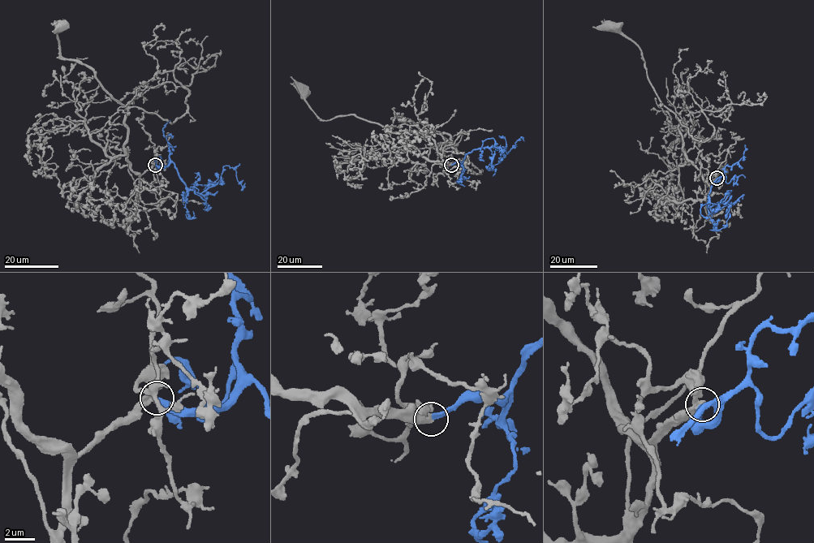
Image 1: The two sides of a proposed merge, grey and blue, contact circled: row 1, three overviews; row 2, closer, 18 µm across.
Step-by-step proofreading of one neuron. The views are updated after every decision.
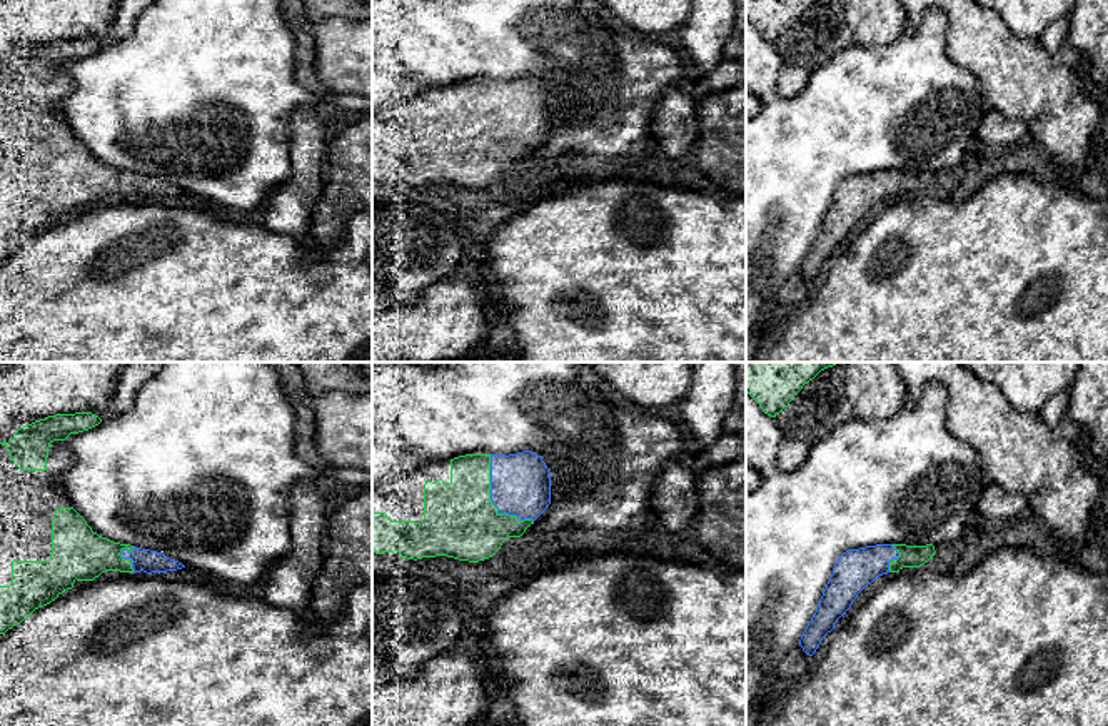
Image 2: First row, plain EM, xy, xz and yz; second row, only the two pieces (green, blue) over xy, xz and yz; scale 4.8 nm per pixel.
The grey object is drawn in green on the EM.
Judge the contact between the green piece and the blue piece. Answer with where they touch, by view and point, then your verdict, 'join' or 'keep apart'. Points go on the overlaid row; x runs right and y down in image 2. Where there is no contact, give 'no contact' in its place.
contact xz (491, 501); join

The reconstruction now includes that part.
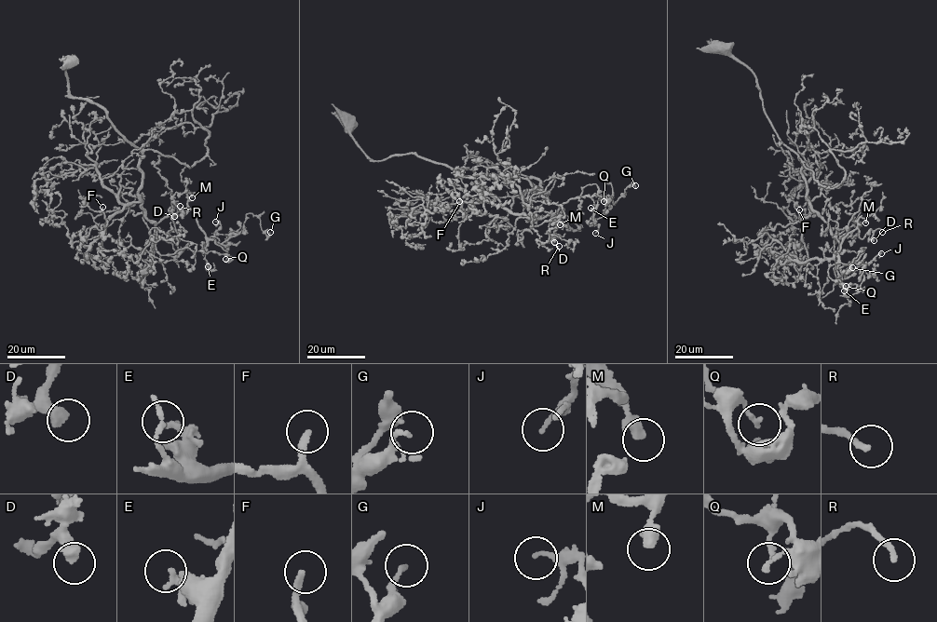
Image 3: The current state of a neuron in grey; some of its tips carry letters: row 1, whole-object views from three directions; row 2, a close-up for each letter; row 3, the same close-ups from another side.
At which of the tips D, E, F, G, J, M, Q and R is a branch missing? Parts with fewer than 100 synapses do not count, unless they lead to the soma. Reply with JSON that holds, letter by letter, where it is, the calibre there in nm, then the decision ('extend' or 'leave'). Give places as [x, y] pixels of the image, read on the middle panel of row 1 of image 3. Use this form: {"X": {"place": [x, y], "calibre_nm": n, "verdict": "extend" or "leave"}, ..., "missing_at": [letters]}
{"D": {"place": [554, 242], "calibre_nm": 460, "verdict": "leave"}, "E": {"place": [590, 208], "calibre_nm": 240, "verdict": "leave"}, "F": {"place": [459, 201], "calibre_nm": 240, "verdict": "extend"}, "G": {"place": [635, 185], "calibre_nm": 160, "verdict": "leave"}, "J": {"place": [595, 233], "calibre_nm": 140, "verdict": "leave"}, "M": {"place": [560, 224], "calibre_nm": 400, "verdict": "leave"}, "Q": {"place": [604, 201], "calibre_nm": 150, "verdict": "leave"}, "R": {"place": [559, 246], "calibre_nm": 190, "verdict": "leave"}, "missing_at": ["F"]}

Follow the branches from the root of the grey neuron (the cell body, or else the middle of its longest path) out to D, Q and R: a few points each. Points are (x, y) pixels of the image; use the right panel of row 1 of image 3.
D: (720, 47), (753, 74), (767, 117), (801, 161), (809, 207), (837, 239), (857, 228), (874, 240)
Q: (720, 47), (753, 74), (767, 117), (801, 161), (809, 207), (837, 239), (850, 234), (828, 270), (846, 286)
R: (720, 47), (753, 74), (767, 117), (801, 161), (808, 206), (835, 236), (882, 232)

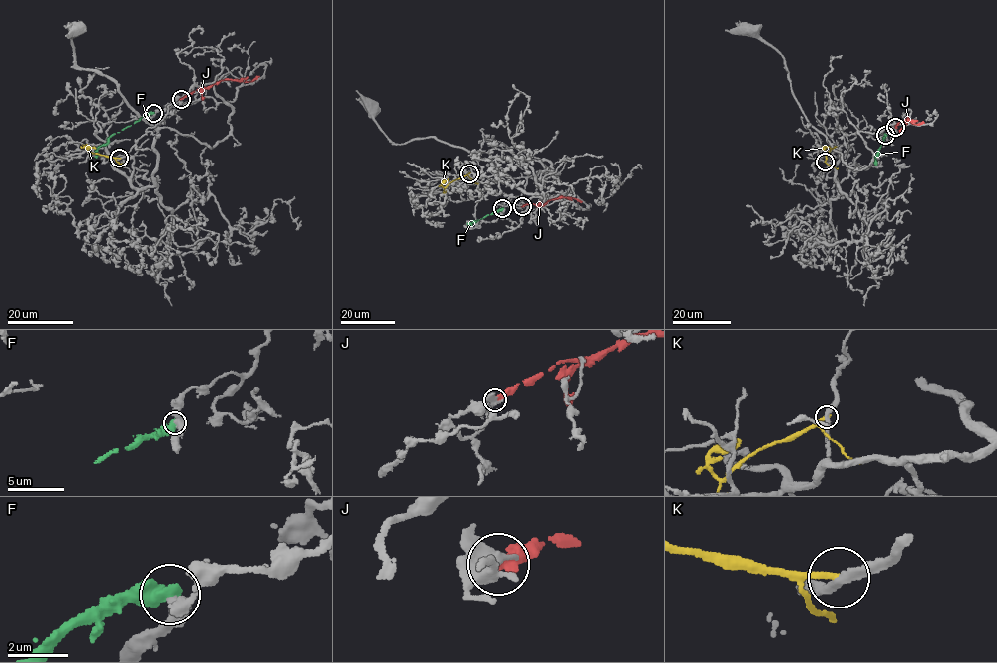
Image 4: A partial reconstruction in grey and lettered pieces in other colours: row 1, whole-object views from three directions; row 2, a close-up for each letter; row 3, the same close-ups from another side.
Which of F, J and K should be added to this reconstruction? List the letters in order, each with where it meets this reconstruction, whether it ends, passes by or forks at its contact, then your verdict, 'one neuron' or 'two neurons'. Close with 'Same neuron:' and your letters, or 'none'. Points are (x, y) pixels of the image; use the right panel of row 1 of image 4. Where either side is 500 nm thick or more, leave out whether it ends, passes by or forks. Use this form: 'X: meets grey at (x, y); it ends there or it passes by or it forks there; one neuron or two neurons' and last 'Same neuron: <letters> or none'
F: meets grey at (885, 135); two neurons
J: meets grey at (895, 127); two neurons
K: meets grey at (825, 162); it ends there; two neurons
Same neuron: none

